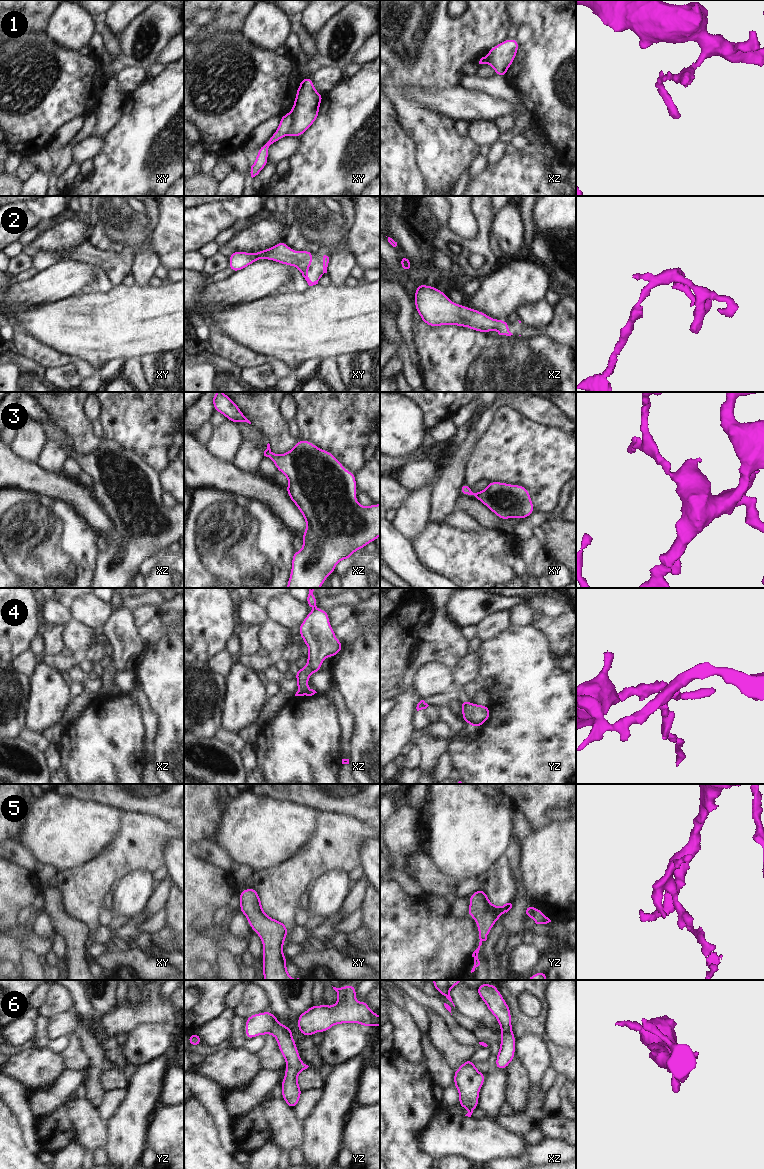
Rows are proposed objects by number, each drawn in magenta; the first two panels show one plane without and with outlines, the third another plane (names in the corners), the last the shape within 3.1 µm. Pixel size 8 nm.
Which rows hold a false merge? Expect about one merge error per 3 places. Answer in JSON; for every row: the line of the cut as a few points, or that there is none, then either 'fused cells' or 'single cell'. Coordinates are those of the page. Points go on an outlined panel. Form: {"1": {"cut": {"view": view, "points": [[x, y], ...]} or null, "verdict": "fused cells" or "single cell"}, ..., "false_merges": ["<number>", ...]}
{"1": {"cut": {"view": "xy", "points": [[290, 113], [291, 130], [288, 134]]}, "verdict": "fused cells"}, "2": {"cut": null, "verdict": "single cell"}, "3": {"cut": null, "verdict": "single cell"}, "4": {"cut": null, "verdict": "single cell"}, "5": {"cut": null, "verdict": "single cell"}, "6": {"cut": null, "verdict": "single cell"}, "false_merges": ["1"]}

